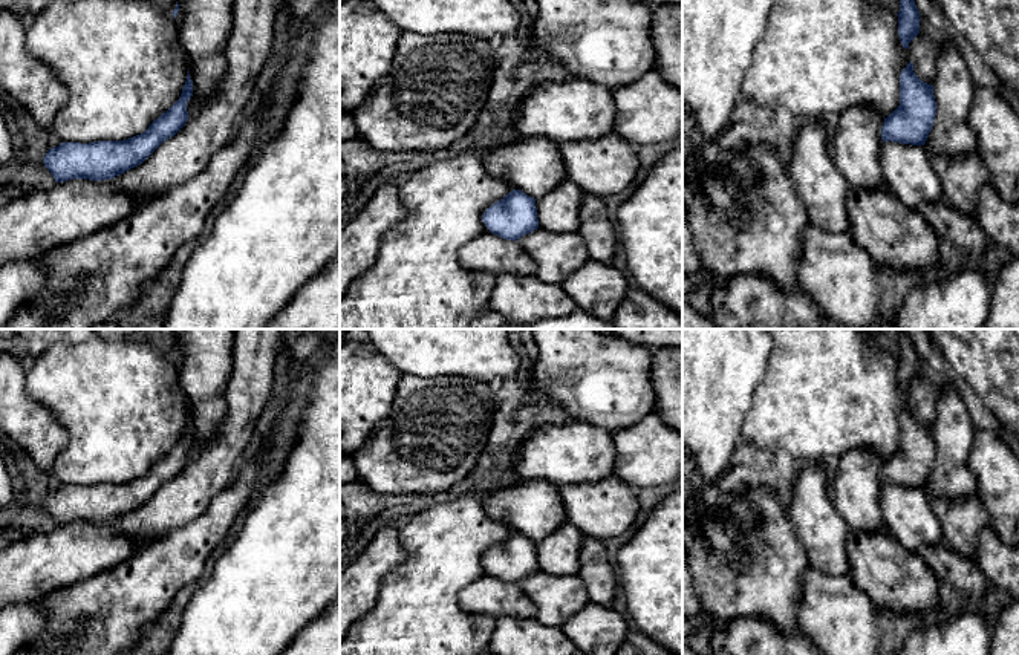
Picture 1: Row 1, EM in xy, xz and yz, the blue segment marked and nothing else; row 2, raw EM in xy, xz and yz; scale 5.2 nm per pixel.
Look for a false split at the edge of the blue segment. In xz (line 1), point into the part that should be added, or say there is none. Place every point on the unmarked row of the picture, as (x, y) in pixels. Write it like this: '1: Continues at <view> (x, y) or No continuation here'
1: No continuation here

